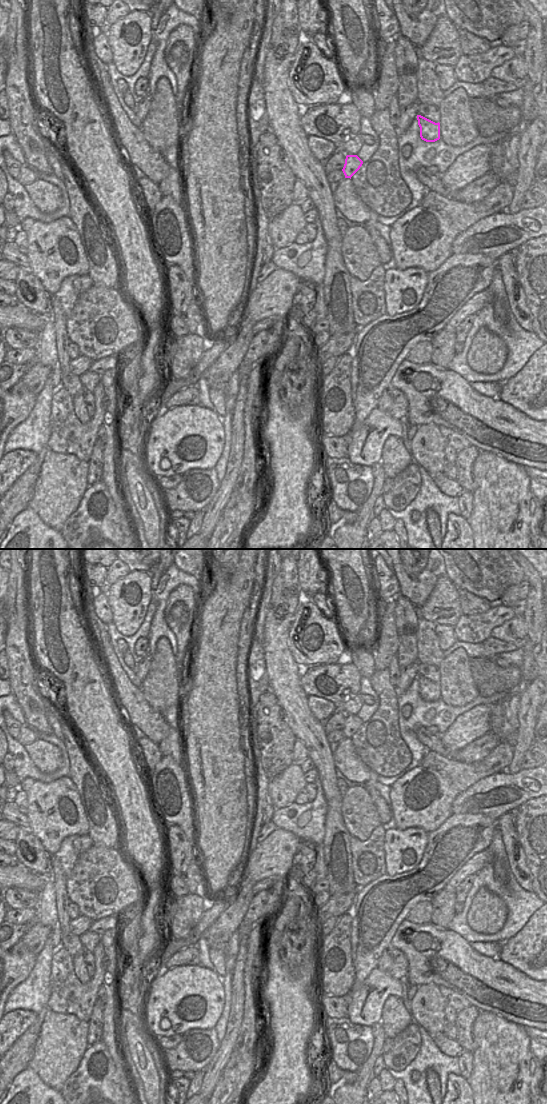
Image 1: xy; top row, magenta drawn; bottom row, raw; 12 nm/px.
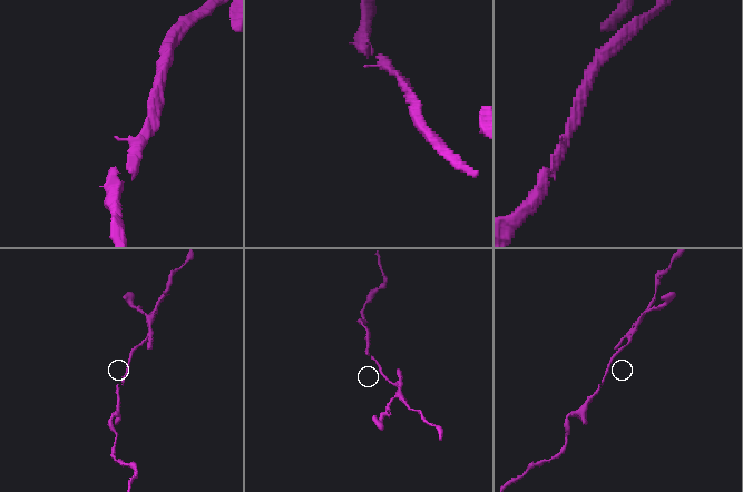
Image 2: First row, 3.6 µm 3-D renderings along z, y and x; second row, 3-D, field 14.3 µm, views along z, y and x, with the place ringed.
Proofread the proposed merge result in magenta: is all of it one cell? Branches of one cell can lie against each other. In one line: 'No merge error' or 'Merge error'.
No merge error.

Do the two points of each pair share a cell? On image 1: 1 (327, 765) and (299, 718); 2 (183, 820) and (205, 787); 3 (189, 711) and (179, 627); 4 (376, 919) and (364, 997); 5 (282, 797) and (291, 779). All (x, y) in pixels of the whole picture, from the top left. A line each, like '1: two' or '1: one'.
1: one
2: two
3: two
4: two
5: one

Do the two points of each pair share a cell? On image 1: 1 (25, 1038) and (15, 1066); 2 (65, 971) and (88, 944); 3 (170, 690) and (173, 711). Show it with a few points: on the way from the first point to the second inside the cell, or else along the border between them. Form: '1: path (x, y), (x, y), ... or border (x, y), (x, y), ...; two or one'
1: path (24, 1045), (16, 1059); one
2: border (100, 940), (92, 951); two
3: border (178, 705), (170, 705), (160, 711); two

